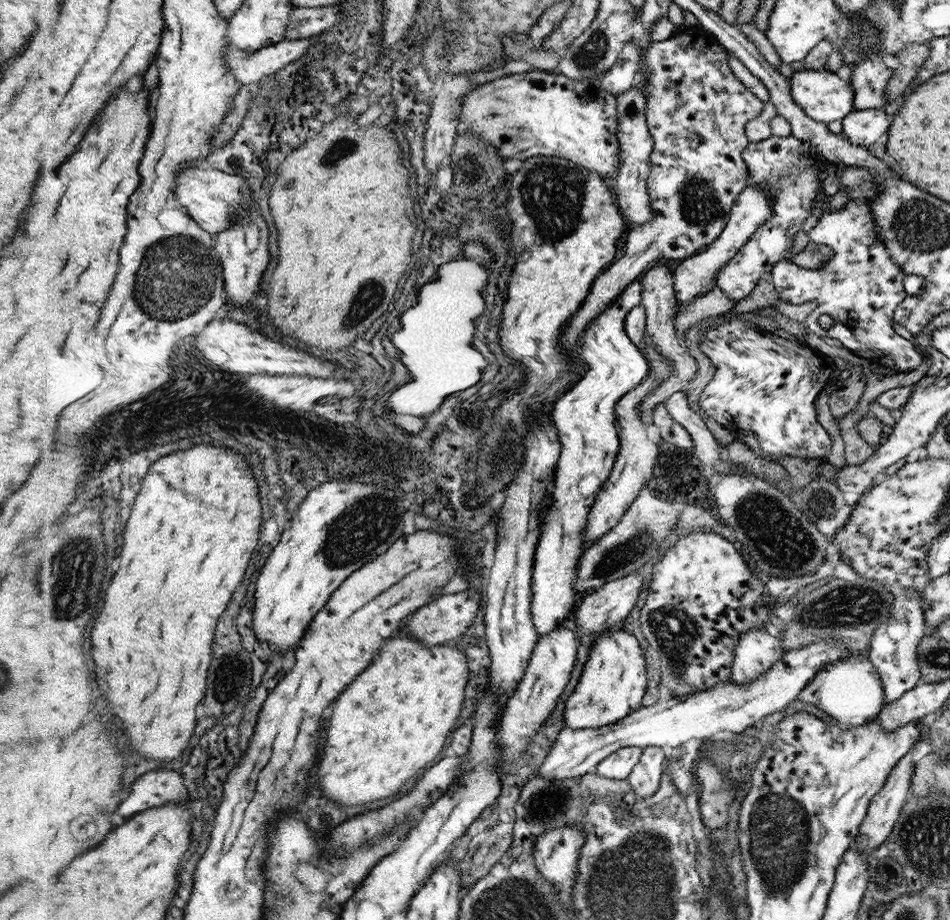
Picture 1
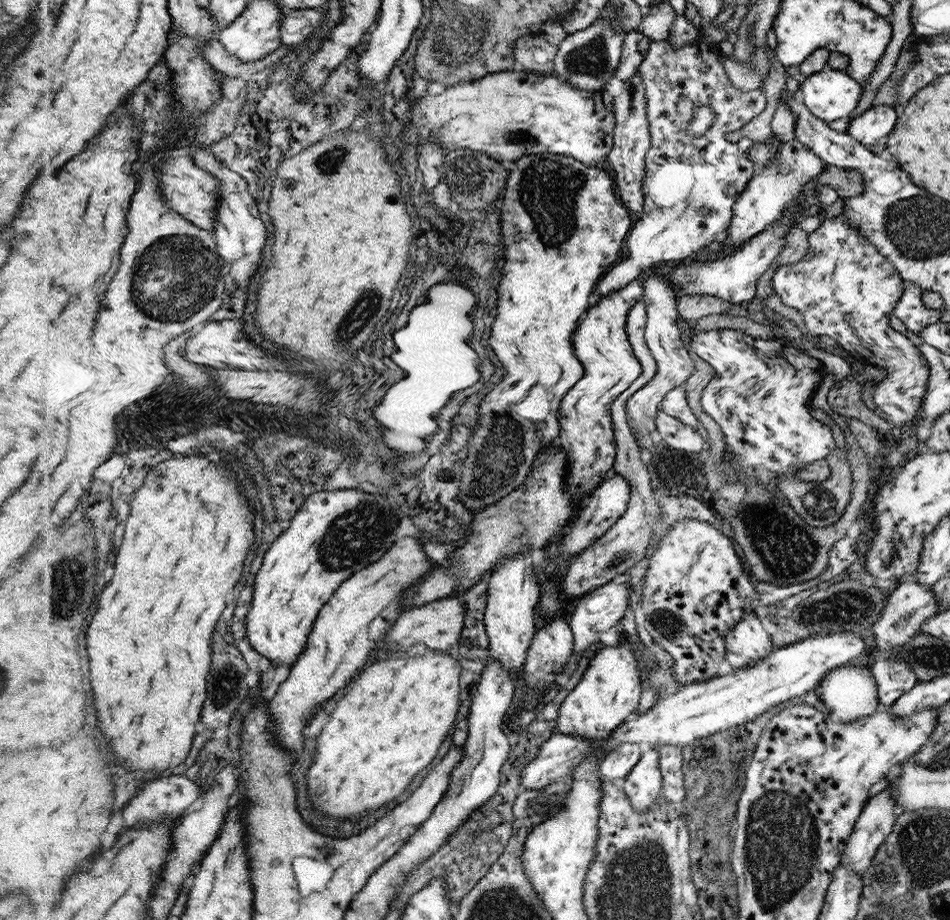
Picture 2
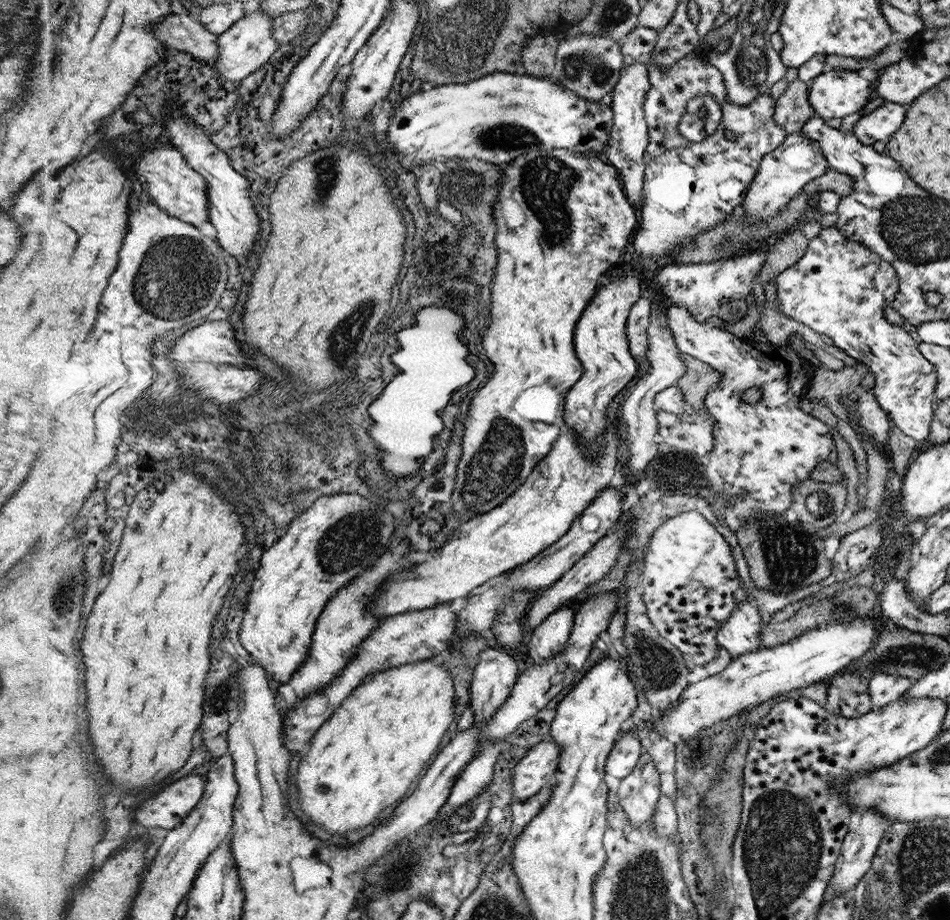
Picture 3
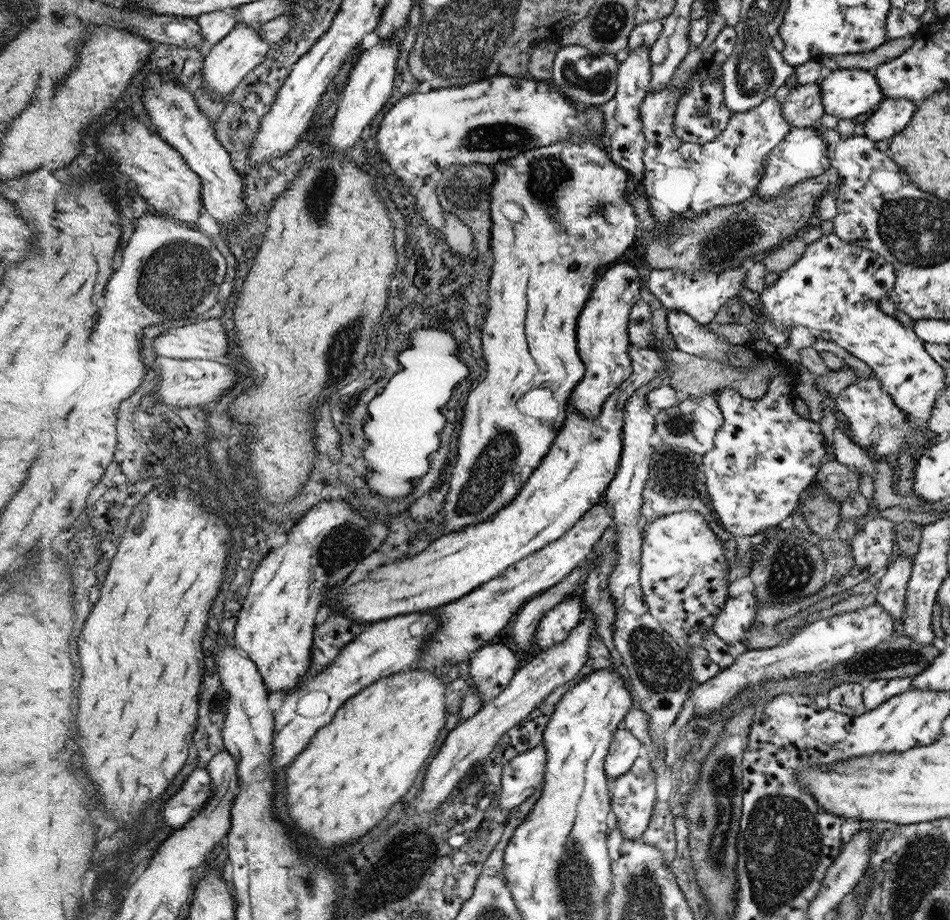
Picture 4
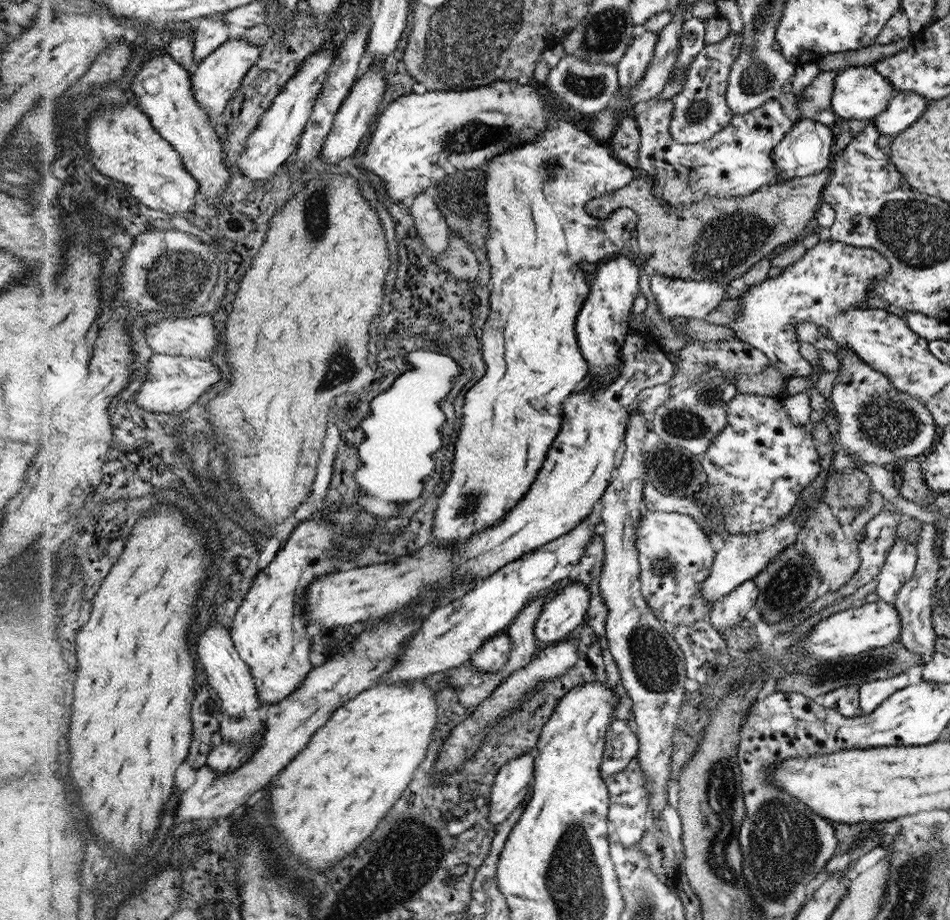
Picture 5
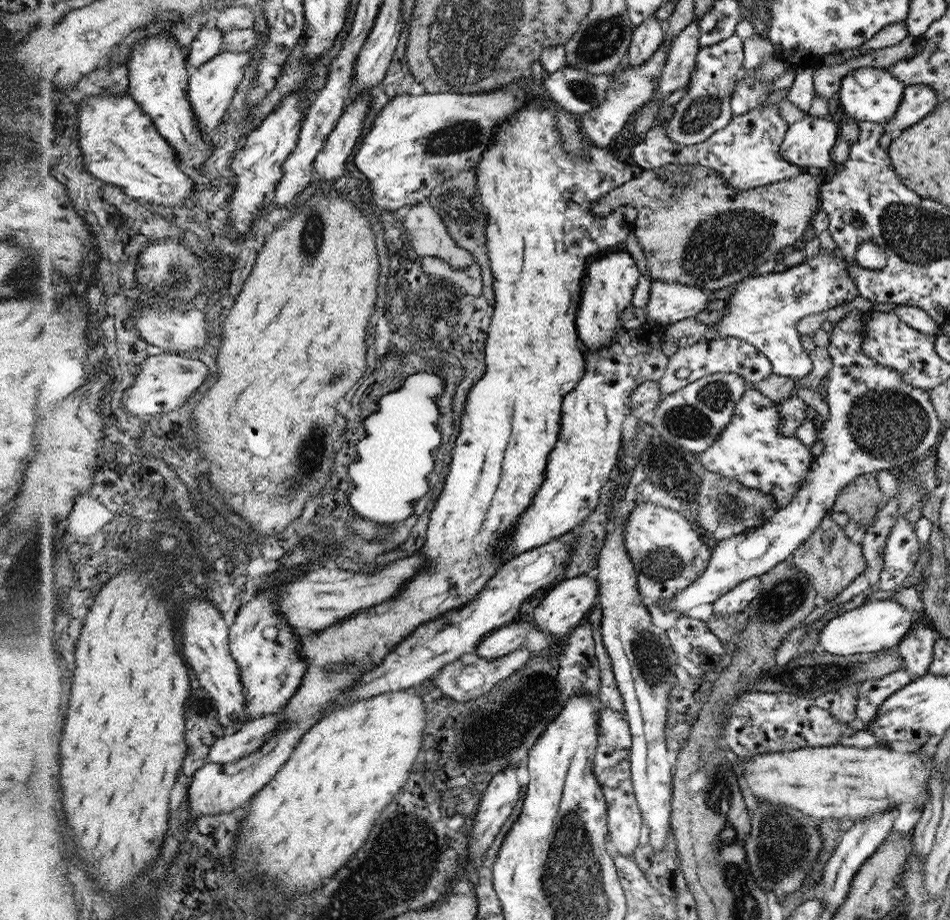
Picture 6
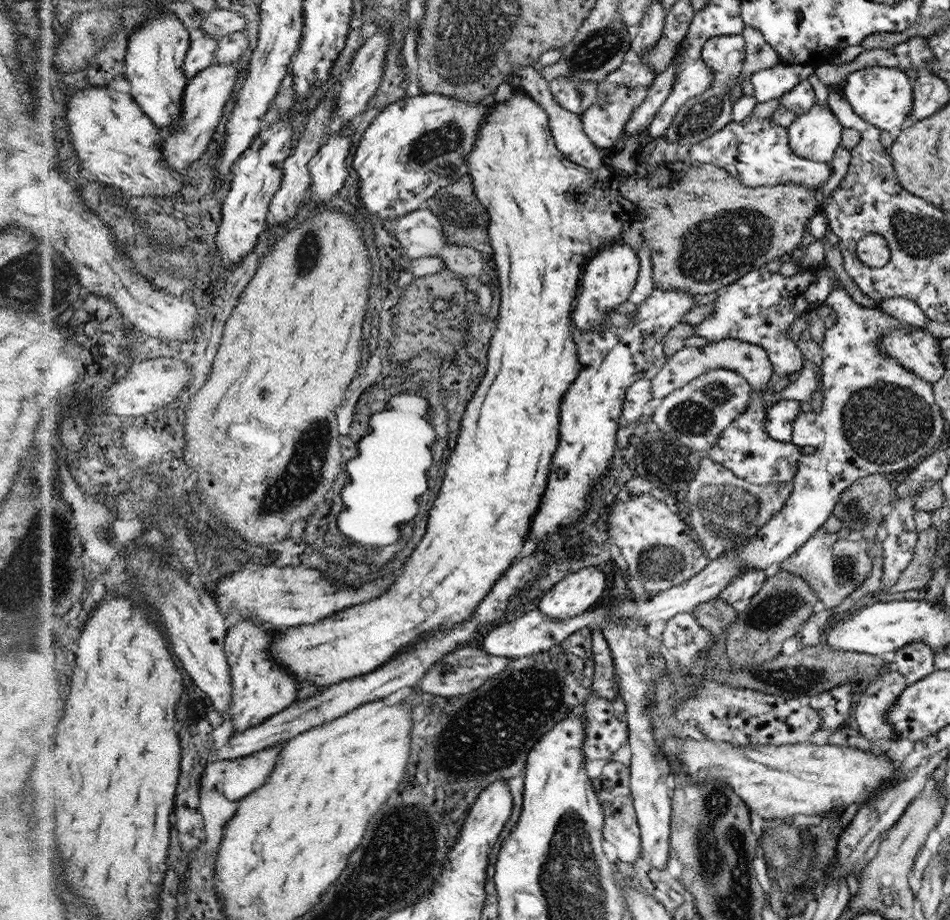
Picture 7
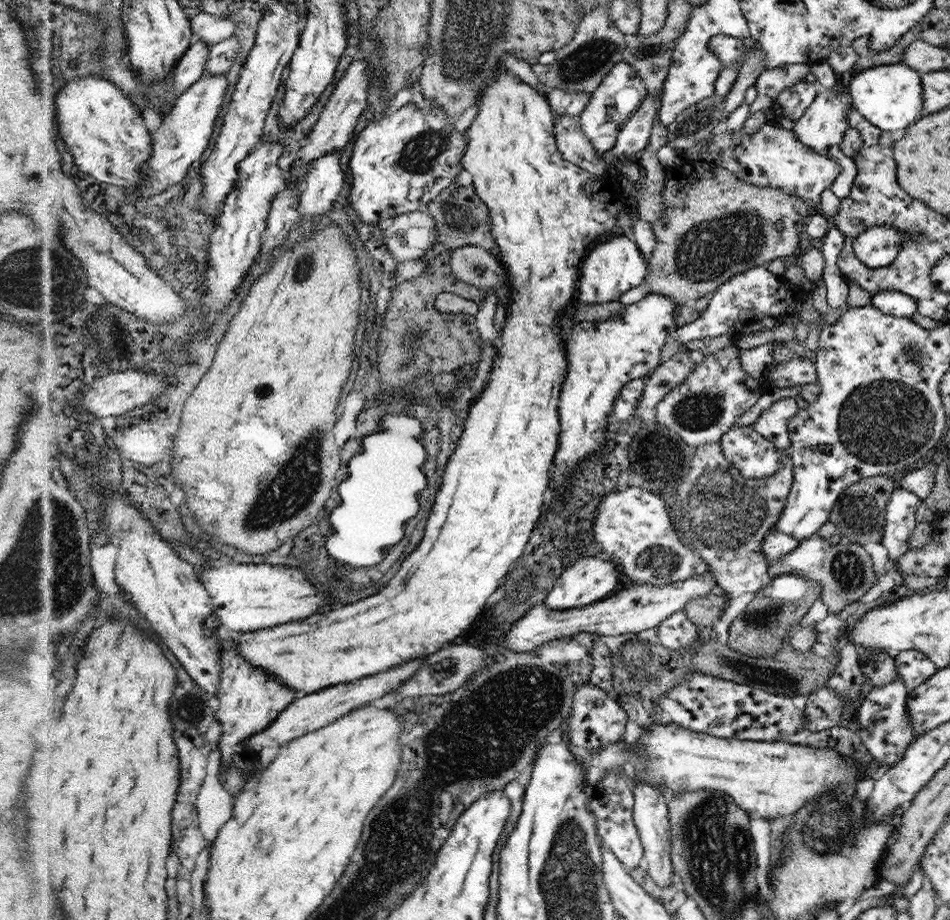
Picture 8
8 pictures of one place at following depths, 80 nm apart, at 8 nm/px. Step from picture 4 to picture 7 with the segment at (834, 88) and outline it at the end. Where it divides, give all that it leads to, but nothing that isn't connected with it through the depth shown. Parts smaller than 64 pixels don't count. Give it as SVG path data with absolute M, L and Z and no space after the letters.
M870 66L849 74L840 87L852 110L882 130L904 128L913 110L914 81L906 71L890 66Z

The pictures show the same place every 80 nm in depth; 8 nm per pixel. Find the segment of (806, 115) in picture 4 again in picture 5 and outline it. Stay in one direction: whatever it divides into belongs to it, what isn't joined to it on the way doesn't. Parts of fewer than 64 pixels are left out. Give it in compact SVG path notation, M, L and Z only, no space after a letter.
M839 70L820 71L813 85L806 88L798 98L793 97L794 107L796 107L794 120L810 120L818 112L830 109L834 80L838 73Z

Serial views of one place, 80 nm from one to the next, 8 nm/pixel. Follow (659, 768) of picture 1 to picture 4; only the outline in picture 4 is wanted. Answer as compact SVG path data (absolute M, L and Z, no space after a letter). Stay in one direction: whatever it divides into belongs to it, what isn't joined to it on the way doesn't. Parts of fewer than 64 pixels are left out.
M642 750L630 771L617 777L614 781L613 812L618 820L617 826L627 839L640 838L652 819L655 807L654 798L656 798L656 780L654 780L651 760L646 752Z

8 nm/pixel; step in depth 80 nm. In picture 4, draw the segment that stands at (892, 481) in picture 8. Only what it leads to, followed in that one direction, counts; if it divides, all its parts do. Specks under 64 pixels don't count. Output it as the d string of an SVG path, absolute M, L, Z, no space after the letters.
M837 459L821 464L817 472L817 482L841 505L841 518L845 522L868 511L869 503L858 490L859 478L856 466L842 464Z

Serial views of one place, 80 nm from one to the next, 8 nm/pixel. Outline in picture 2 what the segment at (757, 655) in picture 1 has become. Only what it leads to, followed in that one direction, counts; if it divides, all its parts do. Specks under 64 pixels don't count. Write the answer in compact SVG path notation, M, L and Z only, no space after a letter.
M747 611L742 620L727 634L726 648L727 664L730 664L733 670L737 670L743 666L749 666L751 662L756 662L759 658L766 658L776 646L771 641L771 631L764 626L761 615L754 611Z

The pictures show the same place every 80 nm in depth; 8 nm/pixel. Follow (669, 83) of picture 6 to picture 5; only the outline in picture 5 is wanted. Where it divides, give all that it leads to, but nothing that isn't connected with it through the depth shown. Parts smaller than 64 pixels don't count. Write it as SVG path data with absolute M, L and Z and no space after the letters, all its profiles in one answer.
M691 17L684 24L684 32L681 34L681 49L678 53L677 64L673 68L669 80L678 79L684 68L688 68L695 56L707 45L705 19Z

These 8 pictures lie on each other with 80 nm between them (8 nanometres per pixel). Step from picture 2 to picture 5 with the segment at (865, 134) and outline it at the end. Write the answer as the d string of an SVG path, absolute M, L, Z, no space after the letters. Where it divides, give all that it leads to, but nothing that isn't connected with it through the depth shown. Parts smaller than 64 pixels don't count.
M902 91L893 96L890 106L878 118L872 120L882 136L902 133L910 128L924 112L926 100L915 92Z

